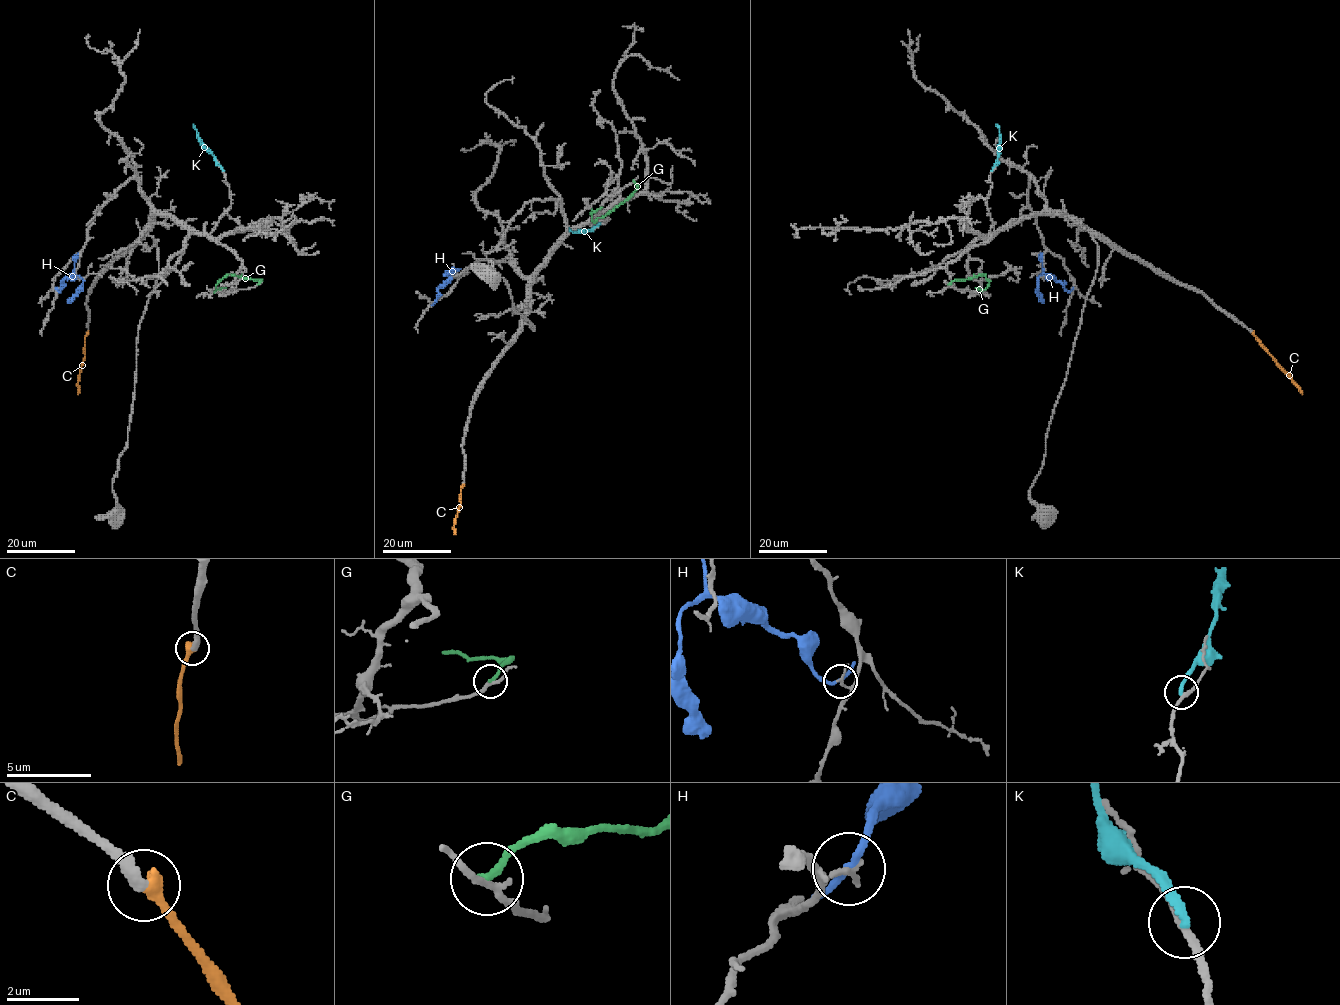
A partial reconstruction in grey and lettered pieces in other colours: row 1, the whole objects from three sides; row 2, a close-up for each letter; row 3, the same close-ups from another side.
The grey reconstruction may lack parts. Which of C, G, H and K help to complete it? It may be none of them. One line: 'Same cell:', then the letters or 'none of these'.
Same cell: C

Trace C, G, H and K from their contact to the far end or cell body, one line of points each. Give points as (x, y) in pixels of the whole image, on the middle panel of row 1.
C: (463, 484), (453, 534)
G: (633, 181), (637, 188), (606, 213), (593, 220), (592, 213), (602, 206)
H: (434, 302), (438, 288), (458, 270), (451, 270), (444, 275)
K: (599, 224), (588, 231), (569, 228)

